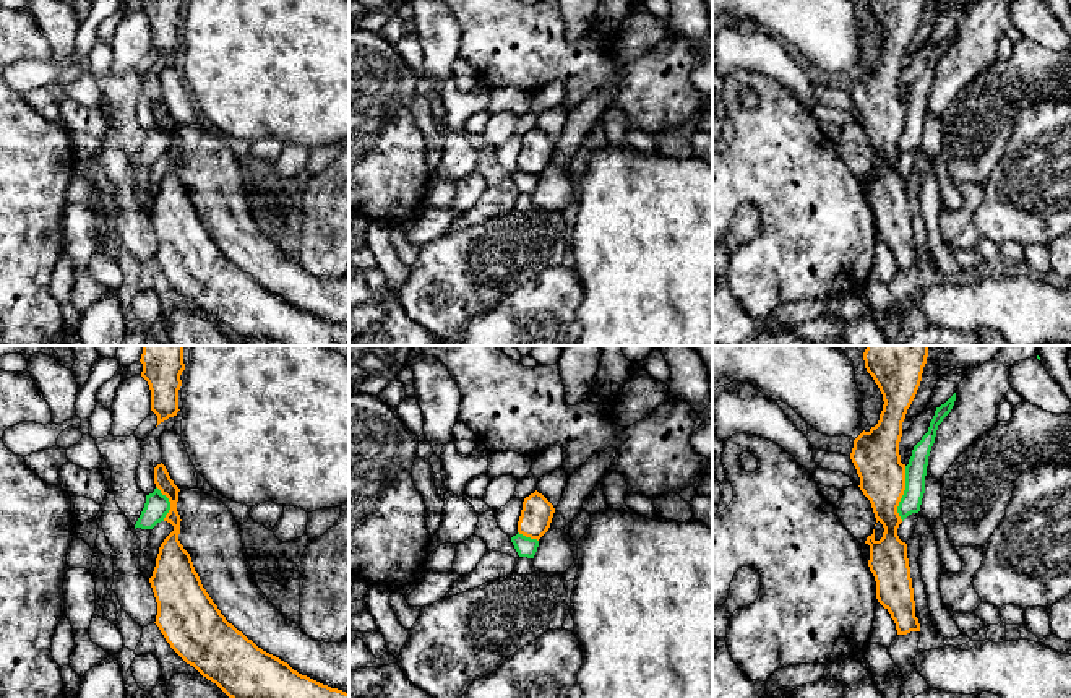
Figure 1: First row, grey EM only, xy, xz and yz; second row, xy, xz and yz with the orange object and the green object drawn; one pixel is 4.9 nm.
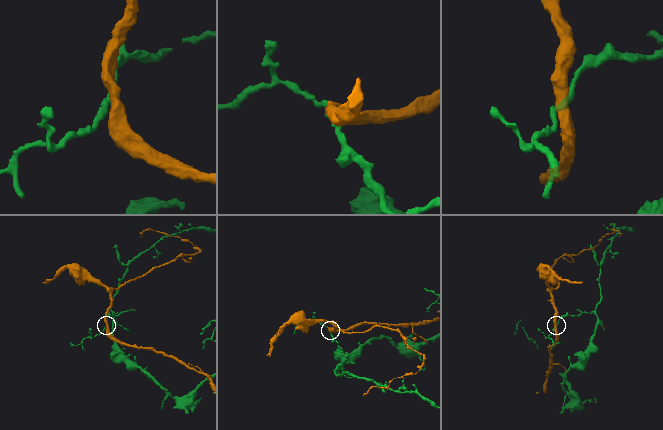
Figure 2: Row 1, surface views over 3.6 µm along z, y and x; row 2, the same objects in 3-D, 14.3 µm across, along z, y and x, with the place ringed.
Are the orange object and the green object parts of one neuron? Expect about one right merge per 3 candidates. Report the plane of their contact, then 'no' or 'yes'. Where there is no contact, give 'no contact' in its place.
yz | no

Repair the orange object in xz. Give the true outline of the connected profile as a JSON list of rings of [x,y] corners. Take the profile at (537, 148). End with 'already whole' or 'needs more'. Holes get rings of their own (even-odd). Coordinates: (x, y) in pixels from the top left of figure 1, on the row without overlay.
[[[536,127],[523,138],[518,169],[539,177],[548,167],[553,149],[553,141]]] | already whole

